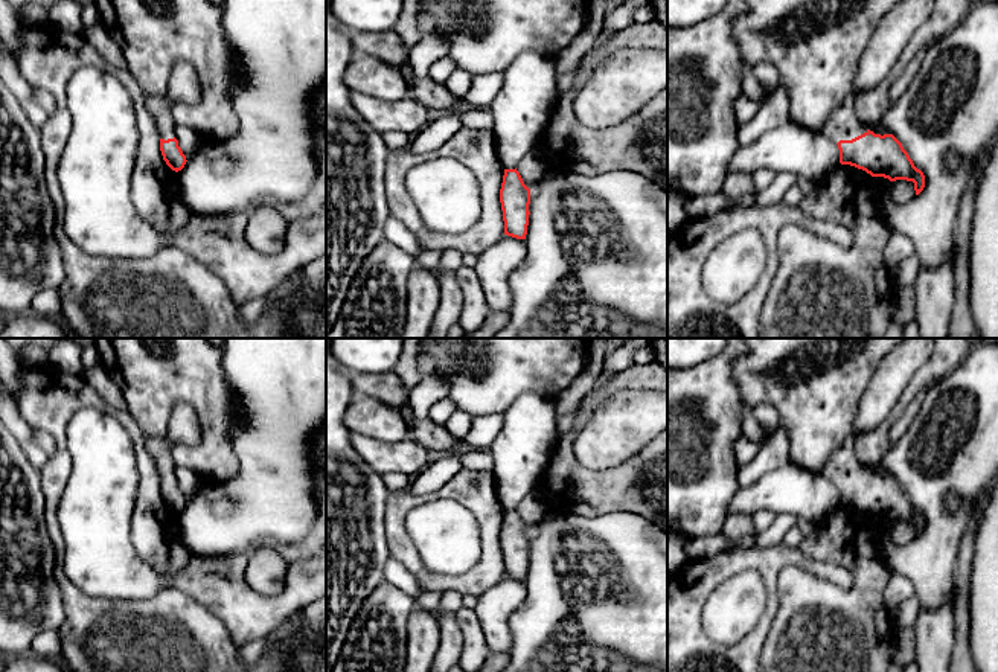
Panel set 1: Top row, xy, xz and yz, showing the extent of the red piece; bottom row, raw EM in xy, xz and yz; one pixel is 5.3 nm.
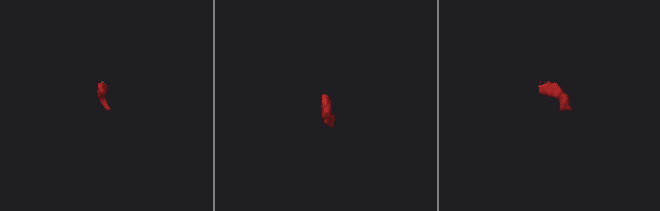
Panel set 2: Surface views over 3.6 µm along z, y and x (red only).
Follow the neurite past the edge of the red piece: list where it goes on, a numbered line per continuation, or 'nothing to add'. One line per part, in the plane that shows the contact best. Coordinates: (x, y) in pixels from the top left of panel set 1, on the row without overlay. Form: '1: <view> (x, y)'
1: yz (843, 465)

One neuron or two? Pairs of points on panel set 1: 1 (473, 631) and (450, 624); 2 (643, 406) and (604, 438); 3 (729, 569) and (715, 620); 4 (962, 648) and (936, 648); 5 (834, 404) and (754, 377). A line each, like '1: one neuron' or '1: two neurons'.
1: two neurons
2: one neuron
3: two neurons
4: two neurons
5: one neuron

